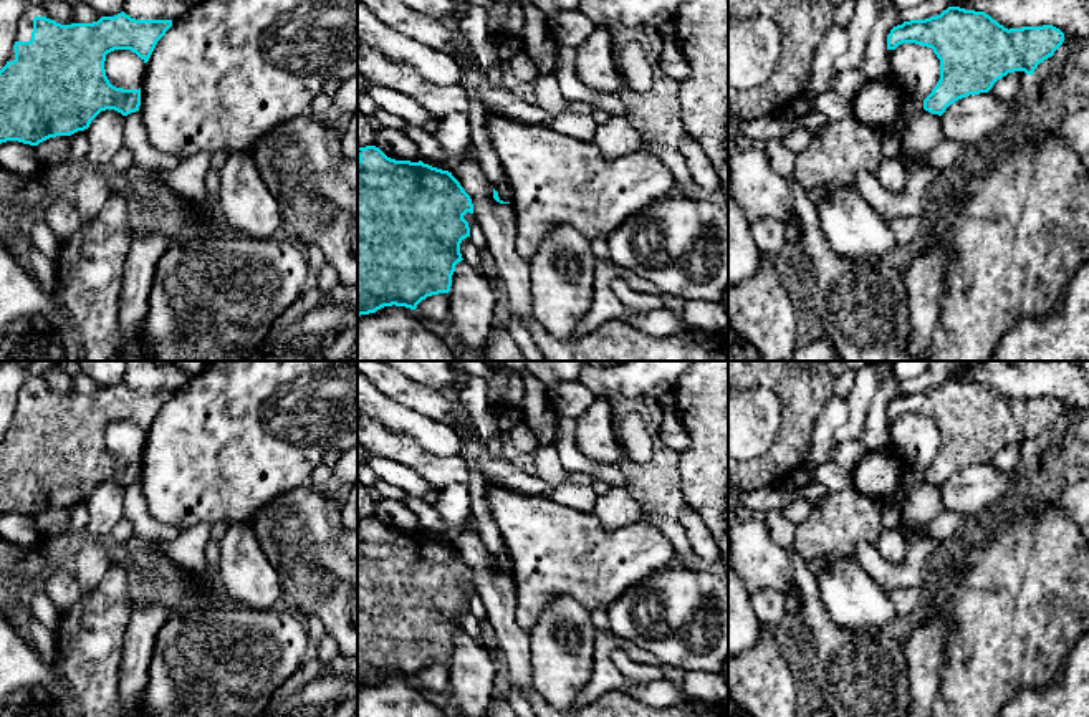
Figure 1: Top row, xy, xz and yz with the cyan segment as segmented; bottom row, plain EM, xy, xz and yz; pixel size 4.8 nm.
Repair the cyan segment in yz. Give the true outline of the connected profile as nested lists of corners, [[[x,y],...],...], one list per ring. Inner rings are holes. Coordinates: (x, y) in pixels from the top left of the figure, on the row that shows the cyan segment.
[[[948,7],[937,17],[910,20],[897,25],[887,35],[887,50],[902,43],[932,48],[940,60],[940,79],[923,99],[923,109],[942,116],[955,101],[970,94],[988,93],[1008,73],[1033,75],[1039,63],[1054,55],[1063,45],[1064,33],[1053,26],[1005,28],[985,12]]]

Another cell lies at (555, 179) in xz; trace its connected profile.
[[[487,114],[485,129],[511,187],[516,250],[526,262],[558,225],[573,227],[588,240],[607,238],[634,214],[679,192],[670,169],[645,144],[619,157],[606,157],[594,142],[564,136],[549,124],[525,124]]]

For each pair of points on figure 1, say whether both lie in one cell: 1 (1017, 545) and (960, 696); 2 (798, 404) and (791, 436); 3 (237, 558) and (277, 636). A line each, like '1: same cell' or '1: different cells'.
1: same cell
2: same cell
3: different cells

